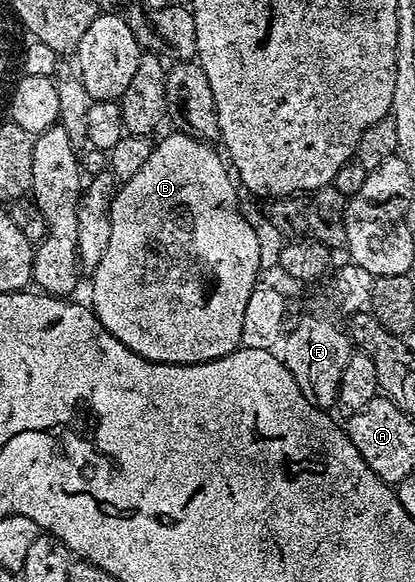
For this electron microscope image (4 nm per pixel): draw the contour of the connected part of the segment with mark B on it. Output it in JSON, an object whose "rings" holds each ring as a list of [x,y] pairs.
{"rings":[[[176,133],[180,134],[168,134],[161,142],[157,141],[153,145],[150,157],[146,159],[146,164],[142,164],[142,168],[138,168],[138,172],[134,172],[134,176],[123,179],[122,185],[112,198],[110,244],[102,256],[102,260],[98,260],[98,268],[91,271],[90,274],[90,278],[92,278],[92,302],[90,301],[90,306],[96,311],[98,320],[102,325],[135,354],[140,354],[151,362],[190,364],[191,362],[209,362],[215,358],[221,358],[234,352],[241,345],[240,337],[243,332],[243,317],[247,300],[250,299],[250,294],[258,283],[256,273],[261,273],[262,267],[259,262],[258,238],[256,238],[253,228],[247,223],[246,216],[240,209],[242,198],[240,194],[236,195],[237,183],[222,157],[221,151],[219,149],[216,151],[212,147],[215,145],[211,141],[198,138],[195,134]]]}

